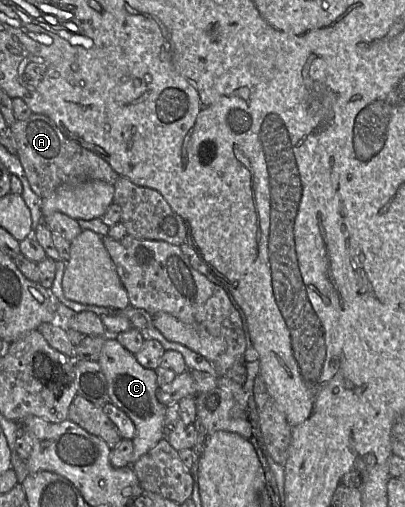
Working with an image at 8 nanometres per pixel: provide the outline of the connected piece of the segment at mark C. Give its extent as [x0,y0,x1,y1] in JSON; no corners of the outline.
[98,336,165,467]

